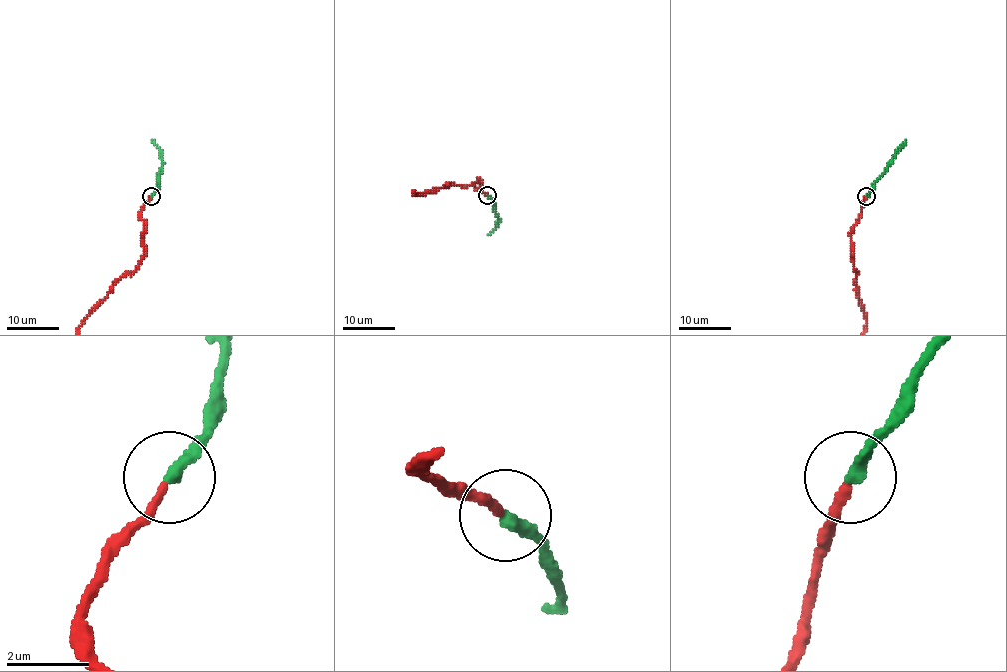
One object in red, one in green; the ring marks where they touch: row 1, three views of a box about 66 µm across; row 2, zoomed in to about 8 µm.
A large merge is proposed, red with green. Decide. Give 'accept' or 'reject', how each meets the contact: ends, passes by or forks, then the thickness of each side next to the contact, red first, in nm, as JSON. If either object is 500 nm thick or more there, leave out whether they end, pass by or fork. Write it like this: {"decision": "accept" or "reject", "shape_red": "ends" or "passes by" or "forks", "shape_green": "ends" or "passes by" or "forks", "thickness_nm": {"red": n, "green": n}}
{"decision": "accept", "shape_red": "ends", "shape_green": "ends", "thickness_nm": {"red": 200, "green": 320}}

